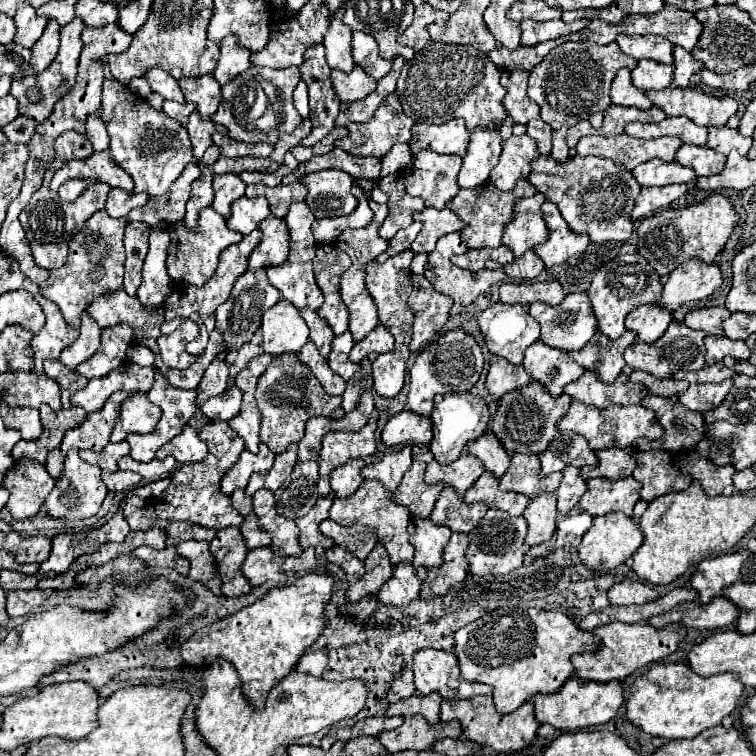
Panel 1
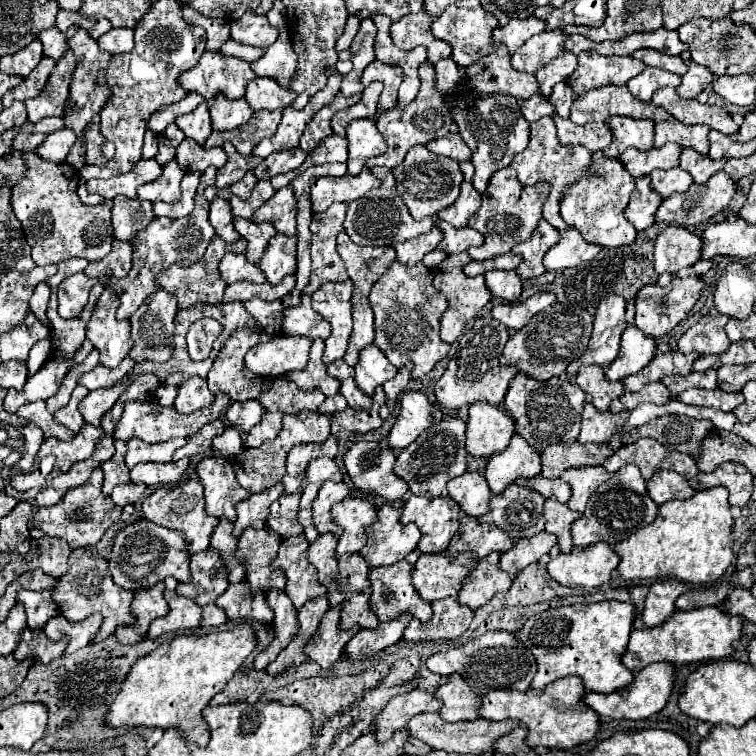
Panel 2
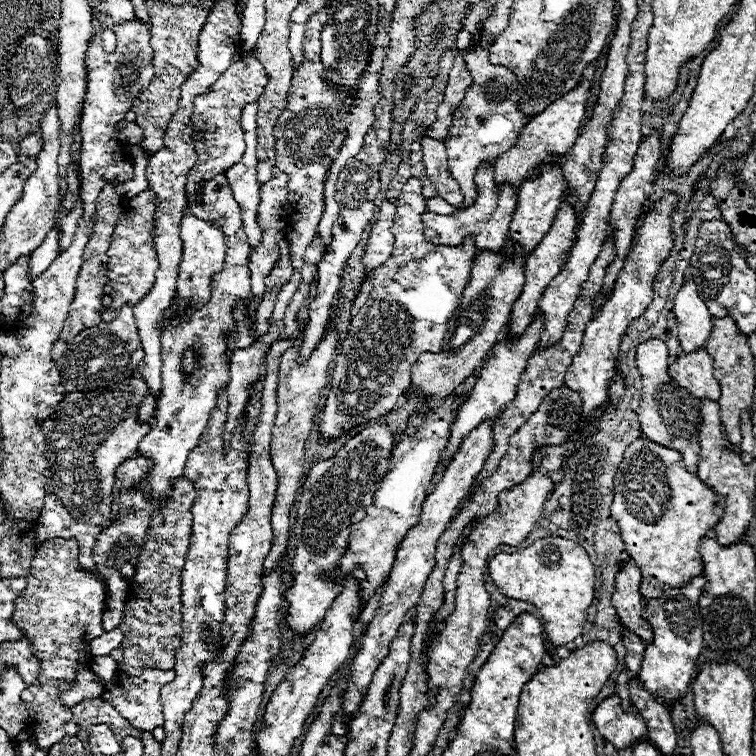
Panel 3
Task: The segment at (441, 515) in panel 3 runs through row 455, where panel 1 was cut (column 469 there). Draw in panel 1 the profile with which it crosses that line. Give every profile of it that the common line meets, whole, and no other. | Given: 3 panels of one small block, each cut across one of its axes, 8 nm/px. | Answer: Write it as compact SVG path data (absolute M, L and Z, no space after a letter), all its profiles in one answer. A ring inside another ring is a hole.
M462 454L462 456L458 458L458 462L450 462L448 466L440 466L438 462L430 462L428 468L426 468L426 484L438 484L438 482L442 482L444 486L454 488L454 492L456 492L458 496L462 496L468 488L472 488L472 484L474 484L482 474L484 474L482 462L480 462L478 458L470 458L470 454Z

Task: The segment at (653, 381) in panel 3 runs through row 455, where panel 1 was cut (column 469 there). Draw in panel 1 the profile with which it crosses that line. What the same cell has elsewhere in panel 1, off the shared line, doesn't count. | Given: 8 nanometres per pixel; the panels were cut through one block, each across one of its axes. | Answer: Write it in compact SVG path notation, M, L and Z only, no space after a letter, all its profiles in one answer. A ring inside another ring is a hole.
M418 650L414 654L414 684L418 692L430 694L436 690L444 700L492 694L492 686L464 680L456 654L444 650Z

